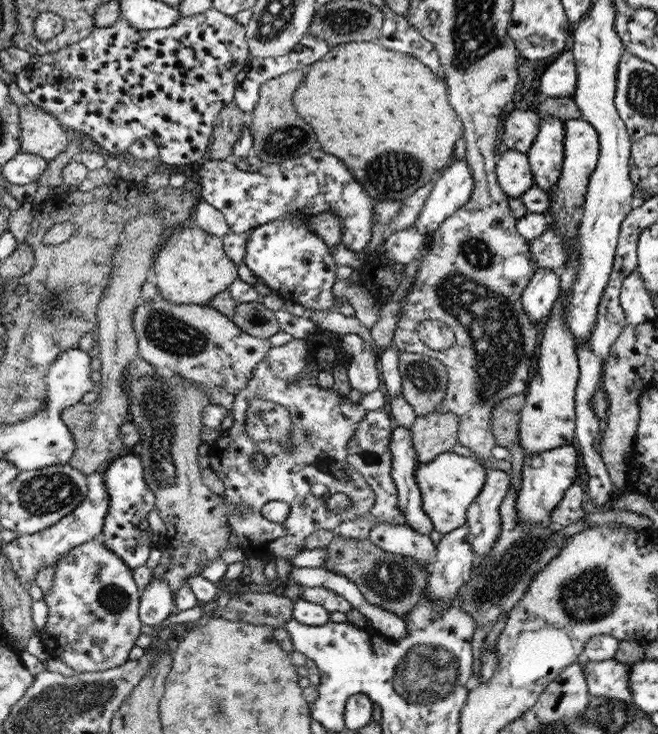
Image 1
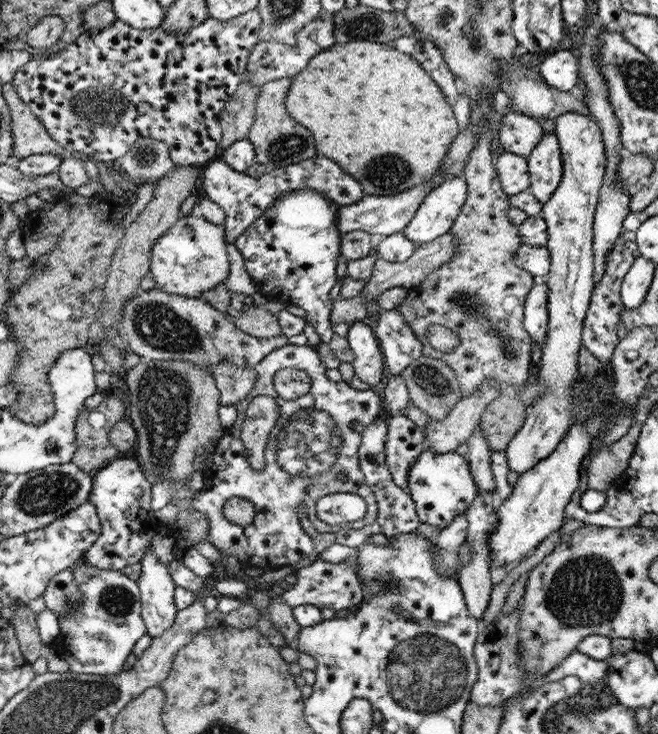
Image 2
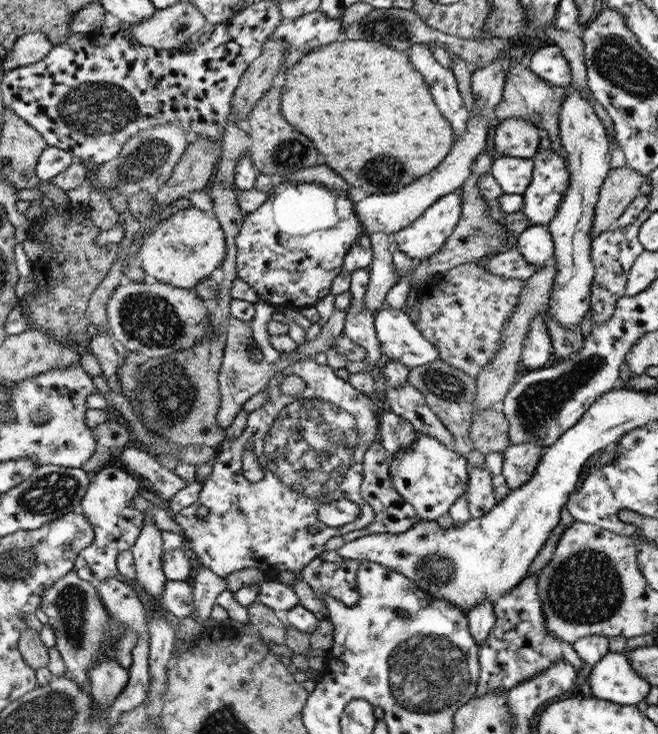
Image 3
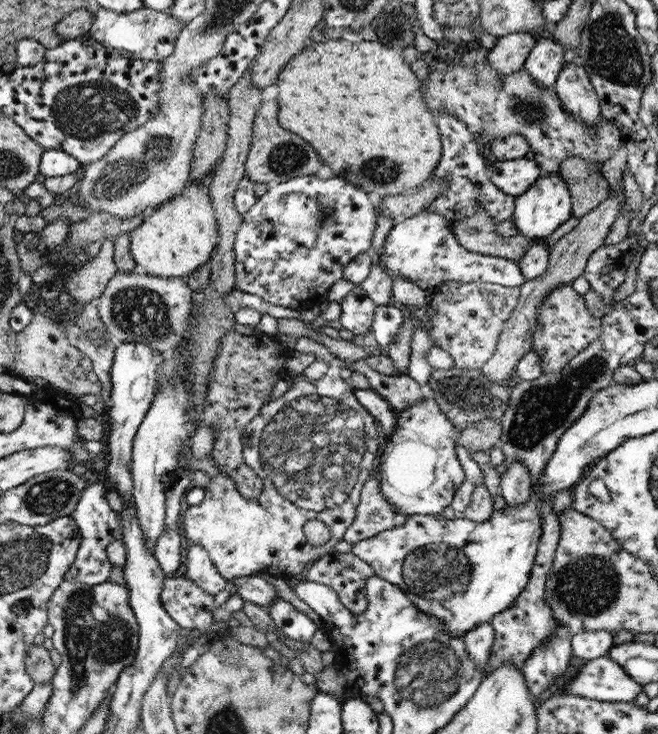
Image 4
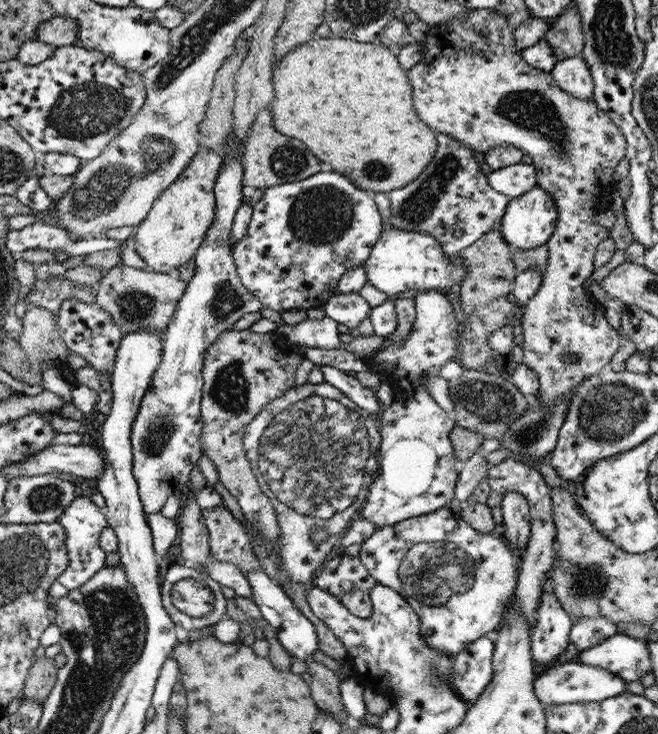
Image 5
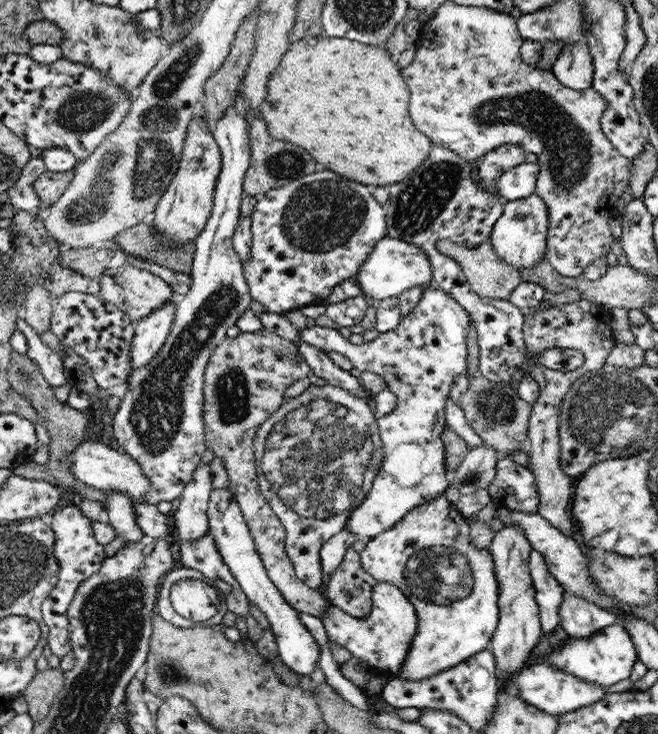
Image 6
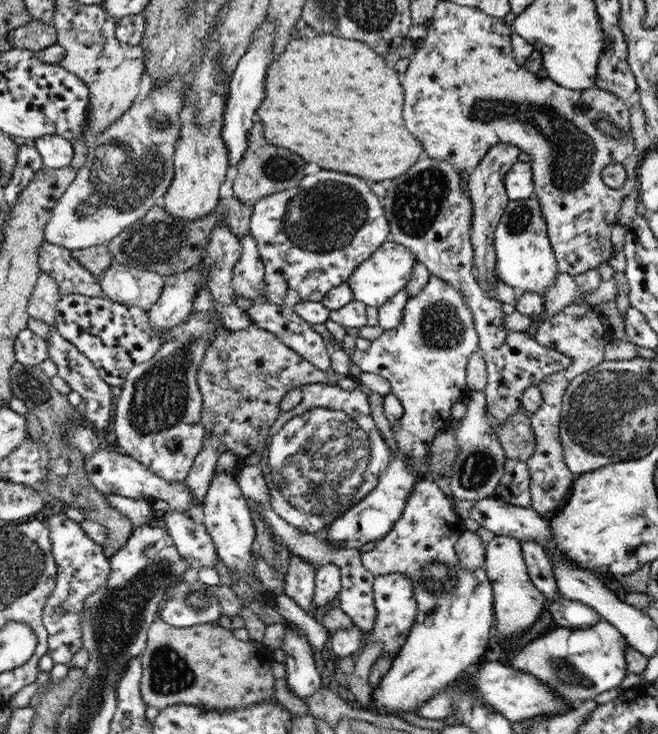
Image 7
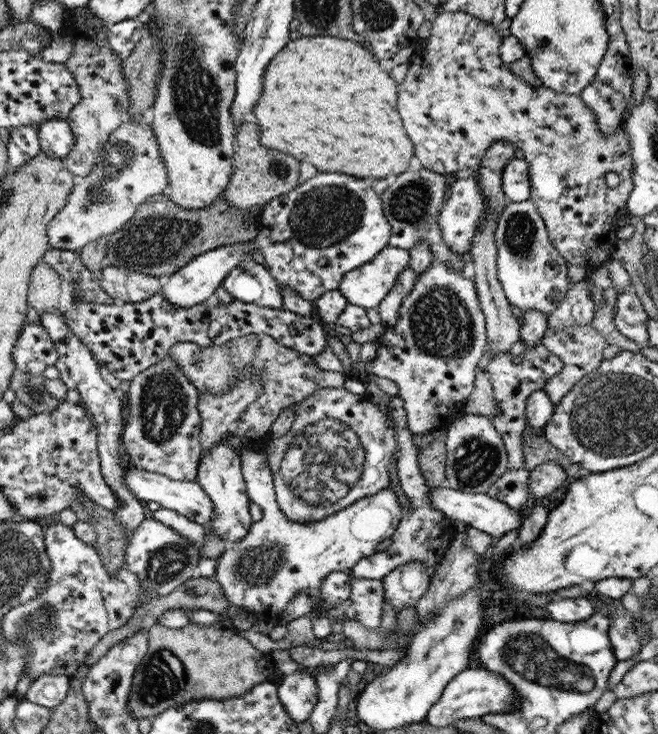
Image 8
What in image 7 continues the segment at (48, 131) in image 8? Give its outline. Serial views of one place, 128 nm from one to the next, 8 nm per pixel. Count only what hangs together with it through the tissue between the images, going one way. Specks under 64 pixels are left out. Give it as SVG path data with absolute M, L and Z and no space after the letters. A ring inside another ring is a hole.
M60 135L43 136L35 142L35 148L47 168L66 168L71 166L74 157L72 142Z

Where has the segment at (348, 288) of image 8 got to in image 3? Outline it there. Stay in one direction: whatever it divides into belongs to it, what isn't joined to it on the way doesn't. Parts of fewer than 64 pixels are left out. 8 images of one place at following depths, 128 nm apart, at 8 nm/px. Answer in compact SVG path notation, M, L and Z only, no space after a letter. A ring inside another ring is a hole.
M460 190L448 193L447 196L436 200L436 203L430 205L414 223L395 232L394 240L396 241L397 249L406 254L408 258L411 258L415 264L423 260L426 261L439 252L443 248L447 238L453 233L460 216L462 216L461 196L462 192ZM510 248L503 253L492 255L489 259L484 259L483 267L496 277L522 281L531 278L540 270L535 264L528 264L516 248Z

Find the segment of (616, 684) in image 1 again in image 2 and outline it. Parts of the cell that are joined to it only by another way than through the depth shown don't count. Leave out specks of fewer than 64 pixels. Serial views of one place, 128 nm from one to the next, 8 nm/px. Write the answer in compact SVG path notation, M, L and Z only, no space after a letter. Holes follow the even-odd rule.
M579 651L568 654L568 658L542 677L542 685L560 680L566 676L577 676L582 683L594 684L596 682L607 684L608 662L595 660L581 654Z

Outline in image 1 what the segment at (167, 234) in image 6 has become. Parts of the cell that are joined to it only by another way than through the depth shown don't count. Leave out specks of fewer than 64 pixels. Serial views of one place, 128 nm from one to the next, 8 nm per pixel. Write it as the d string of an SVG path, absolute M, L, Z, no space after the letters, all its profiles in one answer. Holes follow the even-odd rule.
M192 225L174 230L164 247L157 252L153 264L160 298L174 304L208 305L220 292L227 291L234 280L239 279L237 265L223 248L223 237Z

